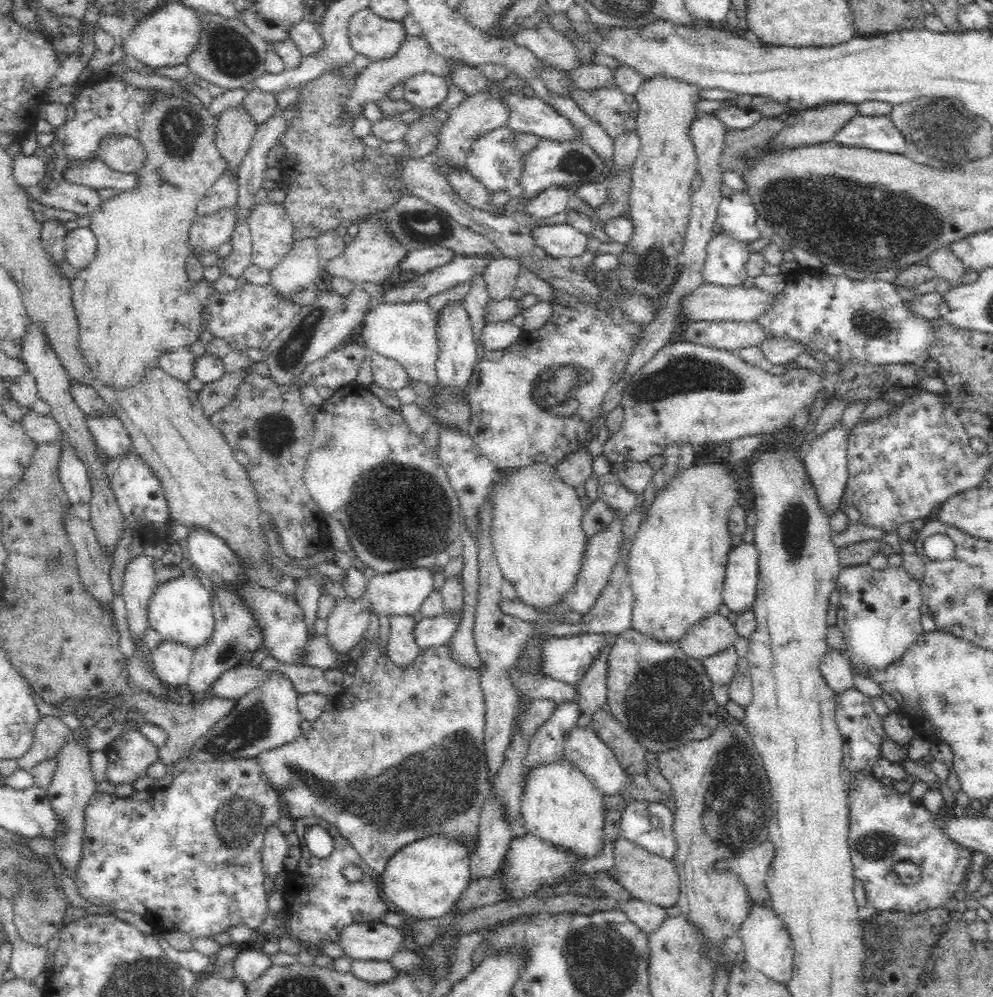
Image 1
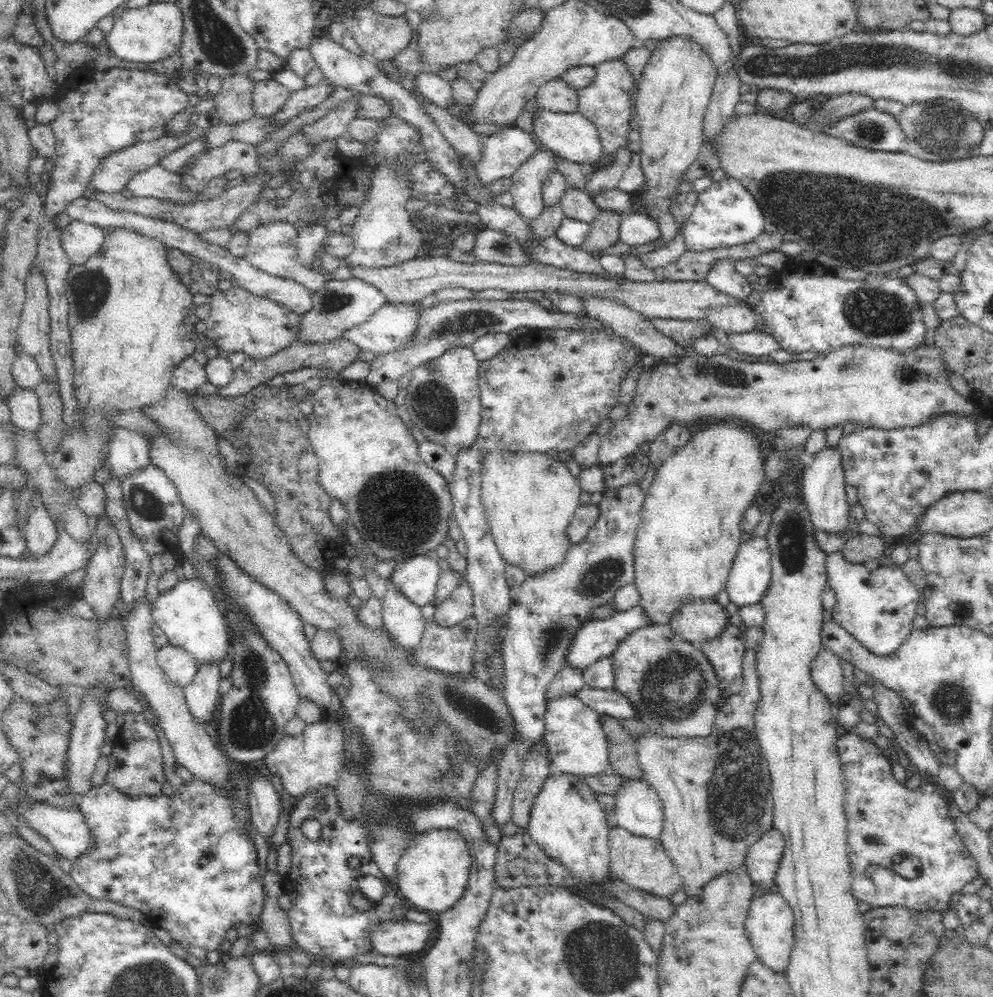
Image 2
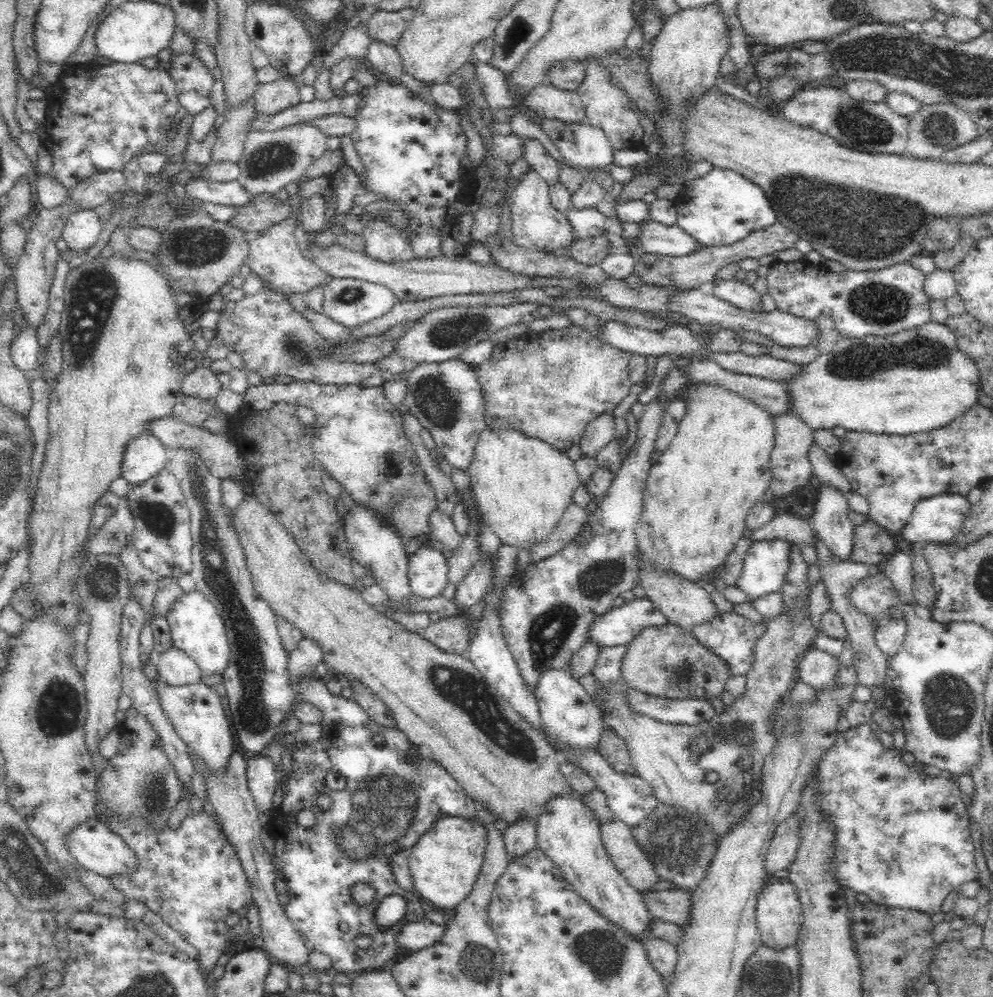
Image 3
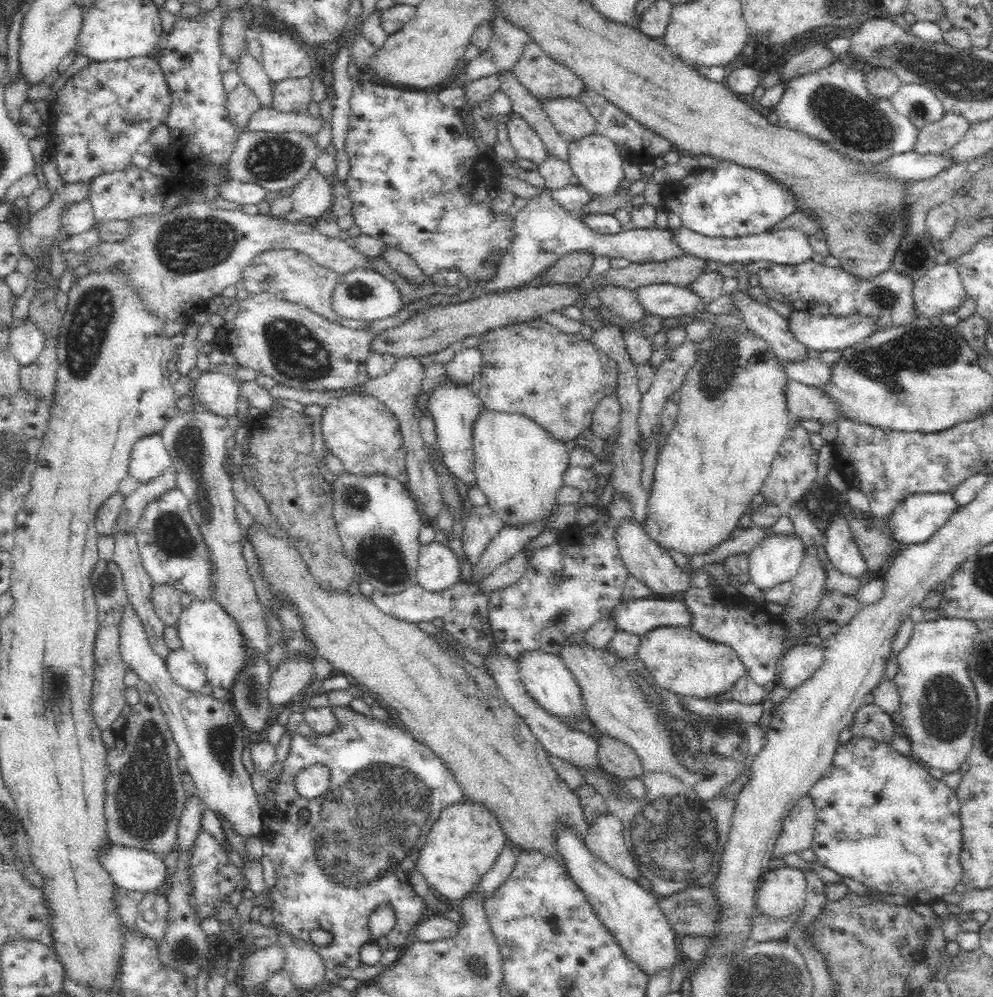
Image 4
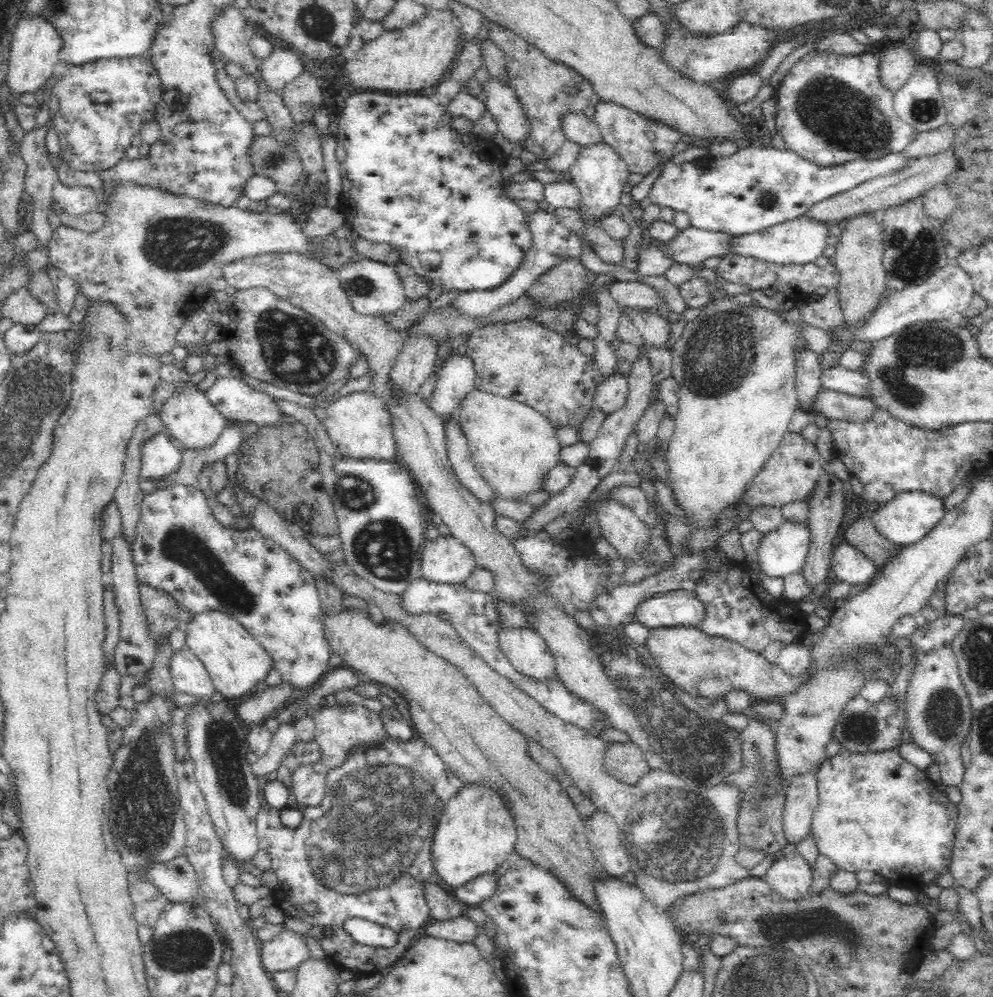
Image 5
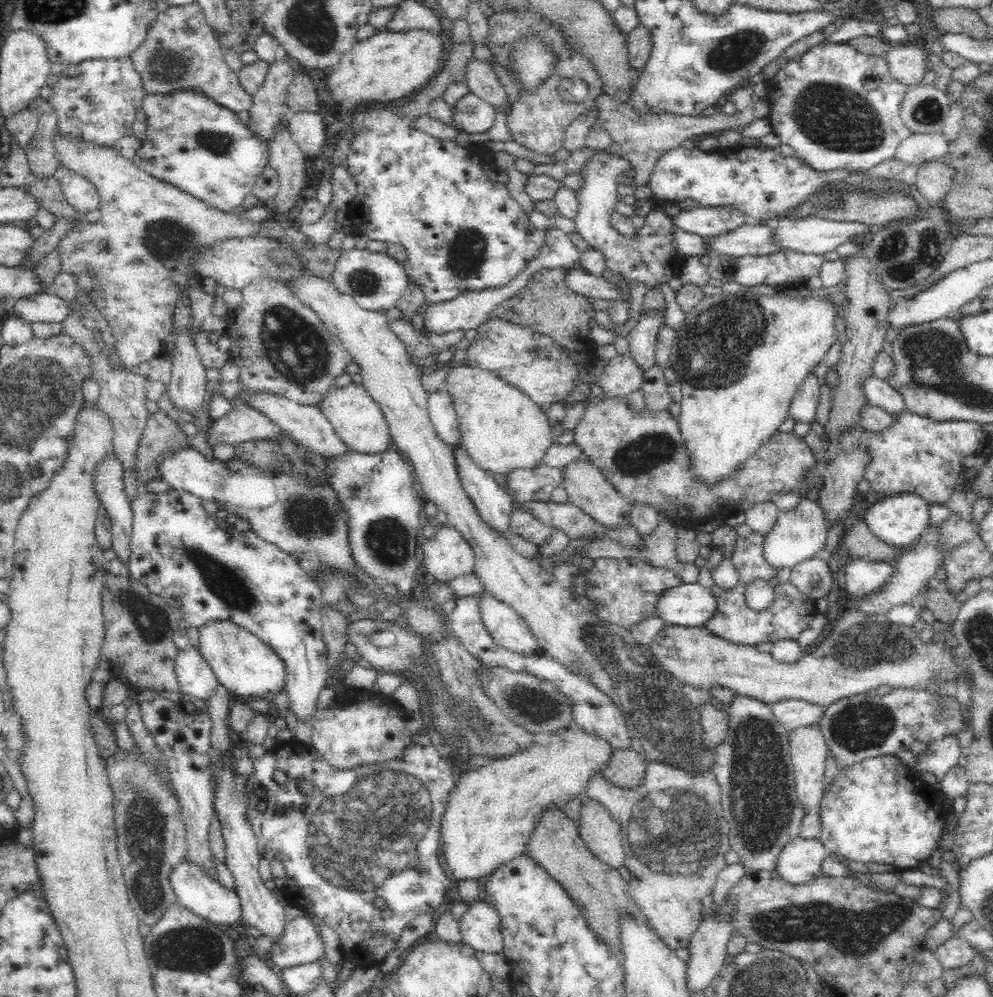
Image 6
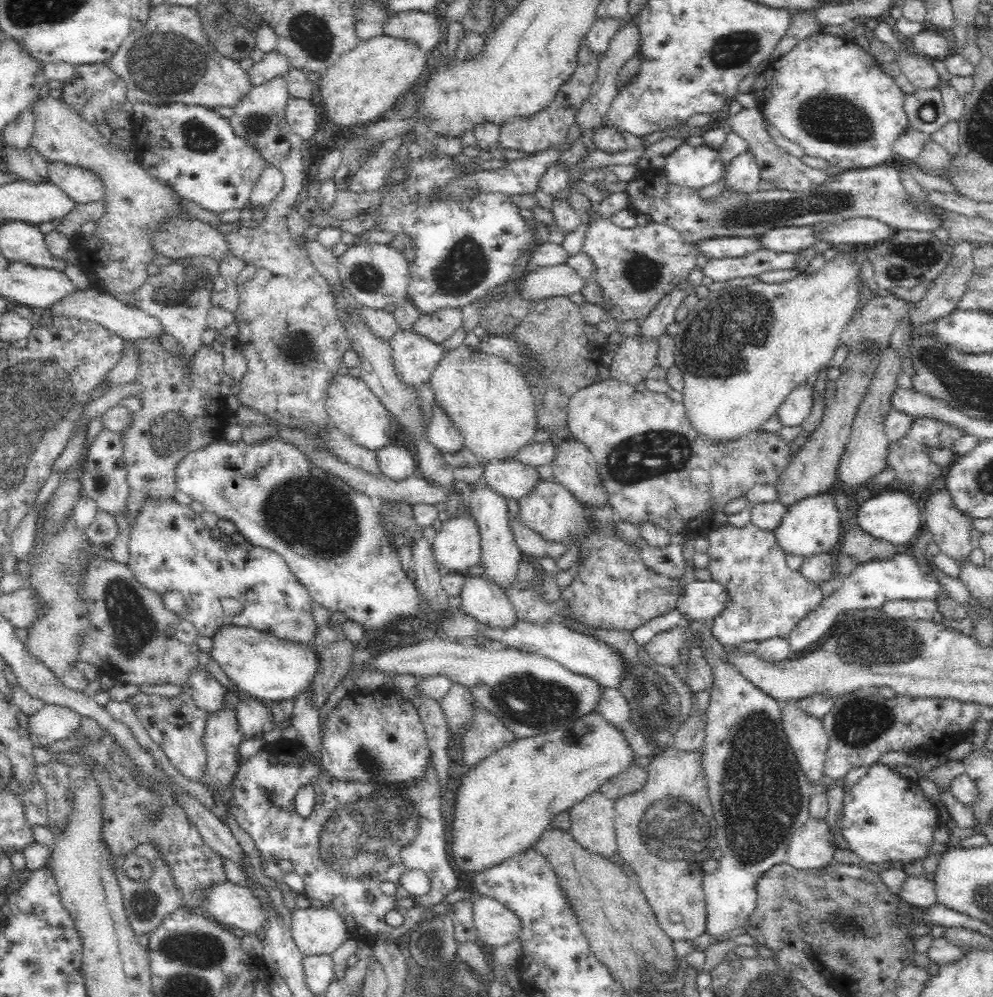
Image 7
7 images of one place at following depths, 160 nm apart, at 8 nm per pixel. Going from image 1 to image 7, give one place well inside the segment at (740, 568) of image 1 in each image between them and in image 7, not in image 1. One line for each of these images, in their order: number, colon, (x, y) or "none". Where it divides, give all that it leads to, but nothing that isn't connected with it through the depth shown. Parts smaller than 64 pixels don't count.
2: (748, 580)
3: (763, 570)
4: (777, 558)
5: (782, 551)
6: (799, 534)
7: (811, 526)

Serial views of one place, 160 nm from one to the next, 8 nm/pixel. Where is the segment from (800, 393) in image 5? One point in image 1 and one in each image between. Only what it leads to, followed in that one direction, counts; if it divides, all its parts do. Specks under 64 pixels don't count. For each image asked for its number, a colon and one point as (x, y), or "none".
1: (726, 258)
2: (723, 275)
3: (741, 294)
4: (767, 324)

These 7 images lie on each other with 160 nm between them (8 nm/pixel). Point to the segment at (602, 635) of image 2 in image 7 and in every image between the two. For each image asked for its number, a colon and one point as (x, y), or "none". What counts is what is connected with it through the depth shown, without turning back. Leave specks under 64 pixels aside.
3: (618, 626)
4: (637, 616)
5: (680, 607)
6: (689, 604)
7: (700, 601)

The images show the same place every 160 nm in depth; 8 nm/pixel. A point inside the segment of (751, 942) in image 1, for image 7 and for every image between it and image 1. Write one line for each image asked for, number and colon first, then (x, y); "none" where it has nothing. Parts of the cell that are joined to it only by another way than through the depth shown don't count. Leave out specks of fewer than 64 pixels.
2: (769, 925)
3: (778, 918)
4: (782, 891)
5: (790, 877)
6: (800, 861)
7: (811, 847)

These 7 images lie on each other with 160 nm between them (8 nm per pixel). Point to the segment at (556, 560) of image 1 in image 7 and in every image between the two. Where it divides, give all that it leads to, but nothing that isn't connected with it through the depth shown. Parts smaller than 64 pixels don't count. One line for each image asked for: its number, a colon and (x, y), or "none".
2: (529, 499)
3: (522, 485)
4: (519, 467)
5: (513, 446)
6: (502, 430)
7: (489, 402)

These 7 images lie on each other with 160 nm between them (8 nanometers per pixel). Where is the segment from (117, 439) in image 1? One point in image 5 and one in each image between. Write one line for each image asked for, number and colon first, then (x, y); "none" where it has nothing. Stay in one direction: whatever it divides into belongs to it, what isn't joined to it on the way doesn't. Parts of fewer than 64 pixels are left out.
2: (128, 450)
3: (144, 456)
4: (149, 459)
5: (159, 456)

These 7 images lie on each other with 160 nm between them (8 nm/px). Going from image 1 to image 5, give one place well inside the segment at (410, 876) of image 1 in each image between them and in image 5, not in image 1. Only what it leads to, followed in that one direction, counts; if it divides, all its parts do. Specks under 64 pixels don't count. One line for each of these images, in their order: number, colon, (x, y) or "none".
2: (432, 875)
3: (444, 864)
4: (462, 846)
5: (475, 834)

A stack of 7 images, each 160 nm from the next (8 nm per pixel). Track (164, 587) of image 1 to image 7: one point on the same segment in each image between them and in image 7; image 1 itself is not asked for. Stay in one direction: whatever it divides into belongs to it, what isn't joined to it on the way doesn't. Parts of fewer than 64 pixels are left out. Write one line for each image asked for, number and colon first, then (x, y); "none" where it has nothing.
2: (188, 614)
3: (196, 627)
4: (204, 628)
5: (235, 661)
6: (243, 664)
7: (260, 665)

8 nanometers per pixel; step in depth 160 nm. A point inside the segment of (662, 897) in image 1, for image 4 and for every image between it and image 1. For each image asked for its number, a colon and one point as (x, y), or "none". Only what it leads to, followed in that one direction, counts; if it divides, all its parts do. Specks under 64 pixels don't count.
2: (642, 863)
3: (631, 861)
4: (605, 838)

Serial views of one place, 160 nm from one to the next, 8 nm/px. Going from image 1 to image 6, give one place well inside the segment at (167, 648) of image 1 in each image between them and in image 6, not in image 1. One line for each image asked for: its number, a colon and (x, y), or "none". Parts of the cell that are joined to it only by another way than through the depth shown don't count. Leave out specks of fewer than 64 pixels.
2: (179, 665)
3: (176, 668)
4: (181, 664)
5: (189, 675)
6: (195, 677)

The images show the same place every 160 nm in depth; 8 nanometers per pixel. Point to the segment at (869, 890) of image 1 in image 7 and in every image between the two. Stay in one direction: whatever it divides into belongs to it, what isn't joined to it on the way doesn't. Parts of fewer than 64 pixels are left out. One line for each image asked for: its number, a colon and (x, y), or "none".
2: (884, 818)
3: (902, 839)
4: (883, 819)
5: (877, 812)
6: (880, 810)
7: (885, 817)

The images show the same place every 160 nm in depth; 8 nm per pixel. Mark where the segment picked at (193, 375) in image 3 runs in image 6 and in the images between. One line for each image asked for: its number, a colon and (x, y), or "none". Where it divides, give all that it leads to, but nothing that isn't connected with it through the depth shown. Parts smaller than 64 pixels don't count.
4: (217, 392)
5: (237, 401)
6: (306, 424)

